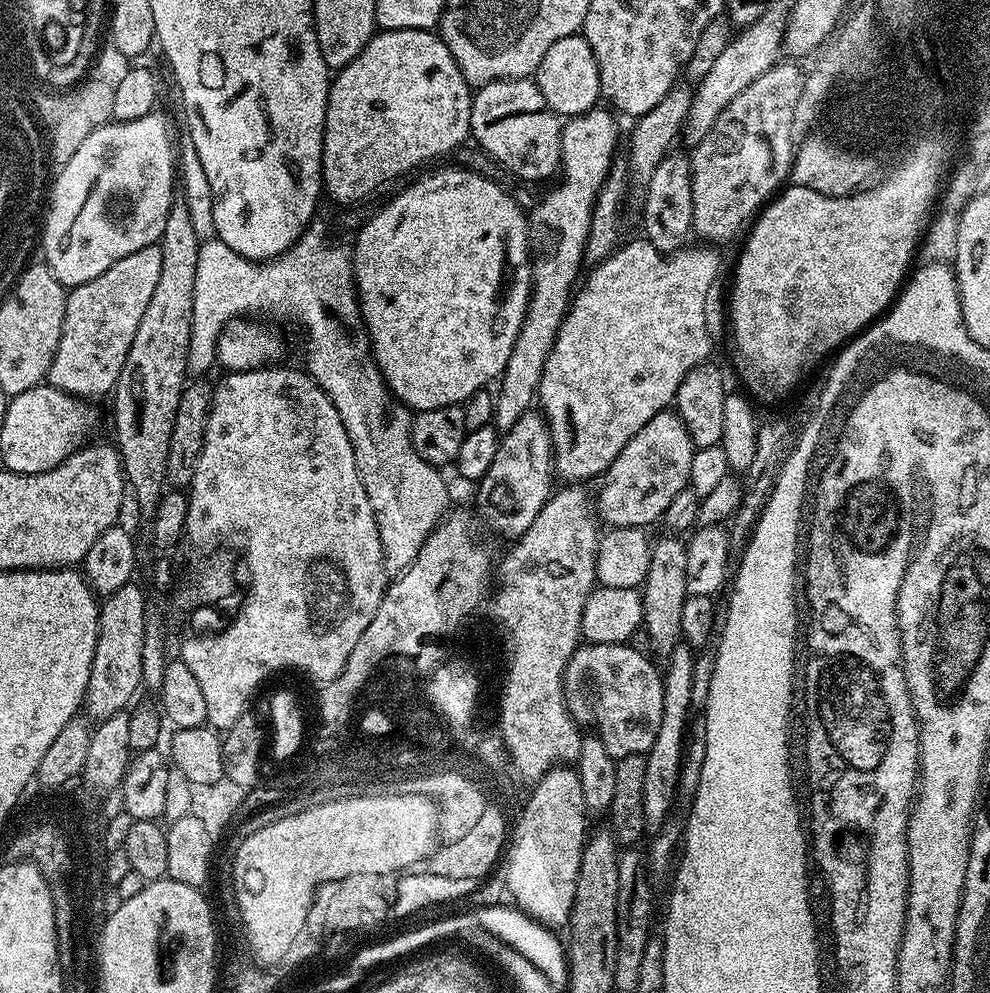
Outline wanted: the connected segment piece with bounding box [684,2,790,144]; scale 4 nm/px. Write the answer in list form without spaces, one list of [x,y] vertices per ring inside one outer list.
[[[770,2],[754,23],[750,23],[733,35],[726,49],[722,50],[721,57],[714,62],[713,68],[697,83],[693,91],[691,110],[684,127],[684,138],[687,138],[690,144],[699,143],[701,138],[713,128],[722,110],[742,90],[746,90],[746,86],[750,86],[750,83],[756,81],[766,70],[779,63],[789,11],[789,5],[786,2],[785,4]]]

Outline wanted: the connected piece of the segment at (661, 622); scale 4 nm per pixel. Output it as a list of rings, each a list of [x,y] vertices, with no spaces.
[[[663,534],[655,537],[652,544],[650,570],[642,585],[644,598],[643,631],[647,632],[652,643],[651,651],[657,652],[660,658],[667,658],[682,637],[682,606],[689,596],[686,590],[686,550],[687,543],[679,535]]]

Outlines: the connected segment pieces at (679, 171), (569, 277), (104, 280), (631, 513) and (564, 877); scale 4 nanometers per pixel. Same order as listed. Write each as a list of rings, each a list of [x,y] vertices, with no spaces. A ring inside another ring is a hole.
[[[669,154],[658,162],[658,170],[650,174],[648,187],[643,189],[644,196],[644,232],[643,239],[649,240],[659,252],[669,253],[676,252],[679,248],[685,247],[689,243],[688,236],[693,235],[692,214],[694,208],[694,194],[692,193],[692,166],[687,155],[676,156]]]
[[[597,106],[563,121],[560,129],[560,185],[550,189],[541,200],[539,197],[530,212],[530,248],[534,253],[532,293],[522,330],[514,340],[514,350],[510,350],[510,359],[506,361],[504,373],[498,381],[500,393],[496,392],[494,396],[494,427],[501,434],[508,432],[523,412],[537,403],[546,358],[568,312],[574,285],[581,275],[580,264],[585,263],[584,247],[596,196],[614,166],[612,159],[616,156],[616,143],[620,140],[620,132],[616,129],[617,117],[603,107]]]
[[[154,243],[142,250],[134,250],[134,254],[126,254],[126,258],[114,262],[114,266],[106,270],[106,274],[98,274],[98,278],[90,278],[90,282],[71,289],[66,298],[62,338],[54,354],[54,362],[50,362],[47,383],[89,402],[95,401],[95,396],[107,397],[115,389],[118,374],[126,362],[126,354],[130,354],[130,342],[134,342],[134,334],[138,334],[138,322],[142,322],[142,314],[146,314],[146,306],[154,295],[161,271],[162,250],[159,243]]]
[[[665,410],[654,414],[630,442],[614,458],[608,471],[603,473],[604,485],[600,488],[600,500],[595,501],[594,508],[605,525],[621,528],[647,529],[663,517],[666,506],[678,498],[680,492],[689,487],[690,462],[696,453],[690,434],[675,411]]]
[[[554,767],[535,781],[533,788],[536,789],[533,790],[532,797],[525,802],[520,817],[514,820],[514,827],[510,832],[510,843],[506,848],[508,870],[503,871],[502,876],[506,881],[507,895],[515,907],[520,908],[526,915],[532,916],[538,923],[547,925],[553,930],[560,930],[560,927],[563,929],[571,918],[575,883],[578,882],[579,864],[582,862],[586,833],[589,831],[590,813],[584,805],[582,782],[575,767]]]

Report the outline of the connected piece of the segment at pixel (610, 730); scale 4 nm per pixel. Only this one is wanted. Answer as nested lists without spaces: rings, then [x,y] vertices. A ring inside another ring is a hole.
[[[581,643],[577,647],[576,652],[568,660],[568,664],[564,667],[564,700],[568,704],[568,713],[571,714],[573,720],[581,726],[587,724],[596,724],[594,728],[595,735],[599,736],[601,742],[606,746],[606,750],[610,755],[617,758],[621,756],[629,756],[630,754],[638,754],[644,756],[650,750],[650,746],[654,746],[654,737],[658,735],[658,725],[662,722],[662,694],[664,693],[664,677],[661,669],[656,669],[654,665],[648,661],[649,657],[633,648],[631,643],[627,644],[589,644]]]

